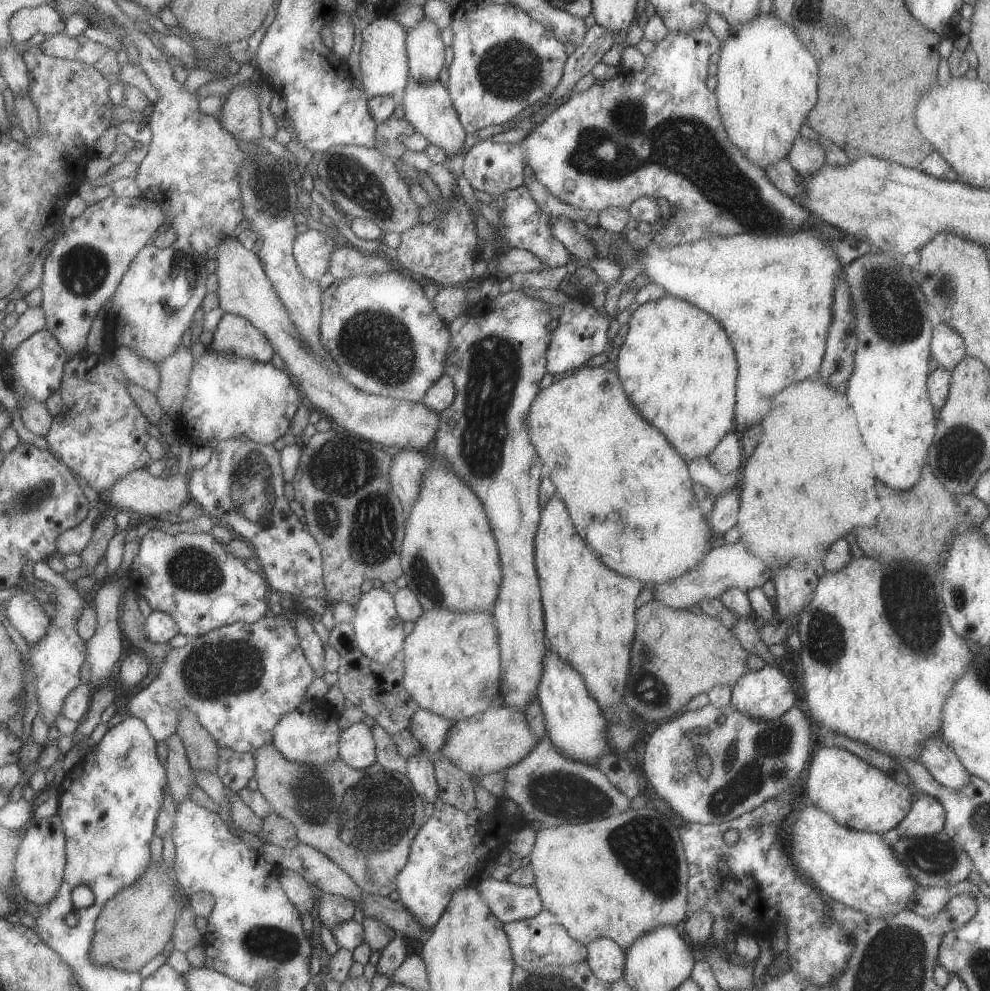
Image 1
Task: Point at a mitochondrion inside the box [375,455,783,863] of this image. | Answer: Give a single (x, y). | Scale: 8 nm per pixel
(561, 793)

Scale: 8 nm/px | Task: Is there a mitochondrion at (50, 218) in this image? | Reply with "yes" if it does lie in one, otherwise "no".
no

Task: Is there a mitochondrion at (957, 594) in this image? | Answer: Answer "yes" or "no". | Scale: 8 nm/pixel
yes

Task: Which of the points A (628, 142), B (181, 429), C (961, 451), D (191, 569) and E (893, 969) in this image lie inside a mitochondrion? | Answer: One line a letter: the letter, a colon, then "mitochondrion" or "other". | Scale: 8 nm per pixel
A: mitochondrion
B: other
C: mitochondrion
D: mitochondrion
E: mitochondrion

